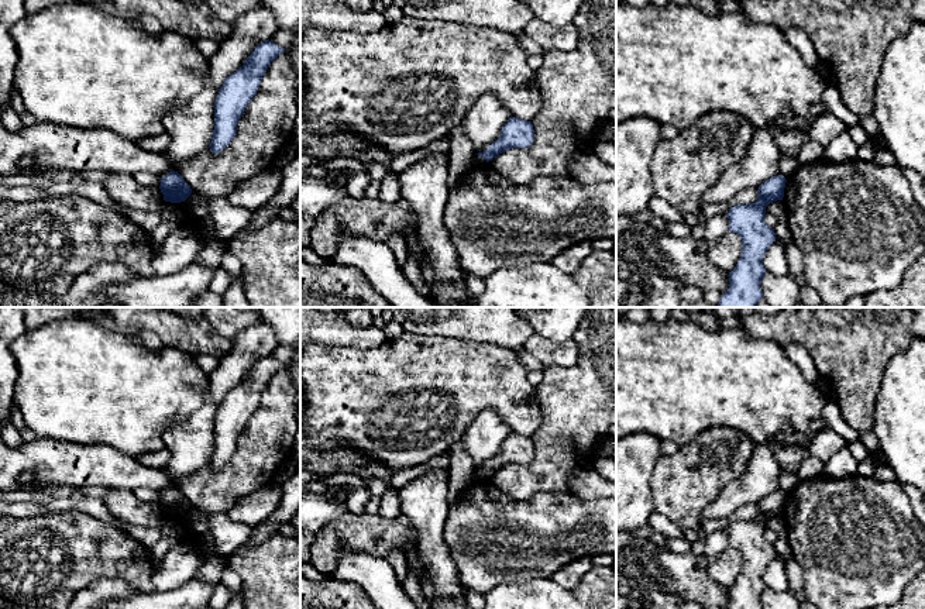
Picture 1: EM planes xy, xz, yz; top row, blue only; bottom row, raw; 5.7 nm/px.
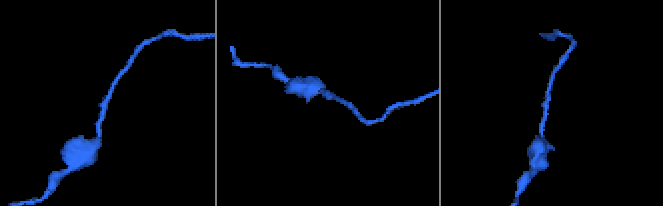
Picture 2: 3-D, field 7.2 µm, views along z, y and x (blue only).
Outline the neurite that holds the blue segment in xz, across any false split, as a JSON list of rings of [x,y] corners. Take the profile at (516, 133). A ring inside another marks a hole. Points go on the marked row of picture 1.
[[[510,117],[502,127],[499,138],[492,142],[484,152],[478,152],[486,162],[496,158],[499,154],[513,148],[529,148],[534,140],[532,121]]]

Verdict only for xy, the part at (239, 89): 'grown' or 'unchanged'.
unchanged

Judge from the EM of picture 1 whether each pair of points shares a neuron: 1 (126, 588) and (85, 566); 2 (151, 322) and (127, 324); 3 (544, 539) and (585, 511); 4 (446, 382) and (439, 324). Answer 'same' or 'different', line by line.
1: different
2: same
3: same
4: different

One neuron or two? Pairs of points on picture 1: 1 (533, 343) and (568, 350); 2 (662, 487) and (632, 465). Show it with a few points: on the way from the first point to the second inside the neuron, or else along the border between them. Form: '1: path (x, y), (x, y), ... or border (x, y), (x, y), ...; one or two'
1: path (542, 348), (560, 350); one
2: border (662, 456), (650, 478), (653, 511); two

